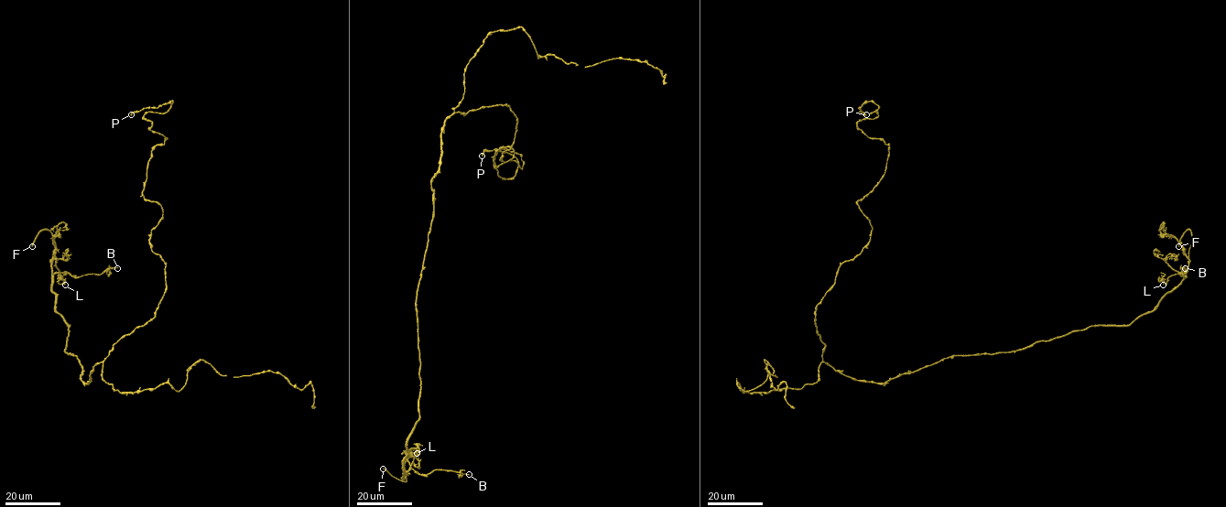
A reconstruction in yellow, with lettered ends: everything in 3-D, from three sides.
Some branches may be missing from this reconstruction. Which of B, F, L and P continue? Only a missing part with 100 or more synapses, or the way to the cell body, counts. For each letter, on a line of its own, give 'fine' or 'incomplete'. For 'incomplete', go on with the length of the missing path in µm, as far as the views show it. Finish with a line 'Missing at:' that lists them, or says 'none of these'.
B: fine
F: incomplete; about 20 µm are missing
L: fine
P: fine
Missing at: F

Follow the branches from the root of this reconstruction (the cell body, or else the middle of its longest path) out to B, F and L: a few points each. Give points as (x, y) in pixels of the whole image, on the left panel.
B: (98, 363), (84, 382), (77, 357), (64, 350), (70, 326), (55, 310), (52, 278), (117, 268)
F: (98, 363), (84, 382), (77, 357), (64, 350), (70, 326), (52, 291), (52, 234), (41, 230), (32, 246)
L: (98, 363), (84, 382), (77, 357), (64, 350), (70, 326), (55, 310), (53, 275), (65, 285)

